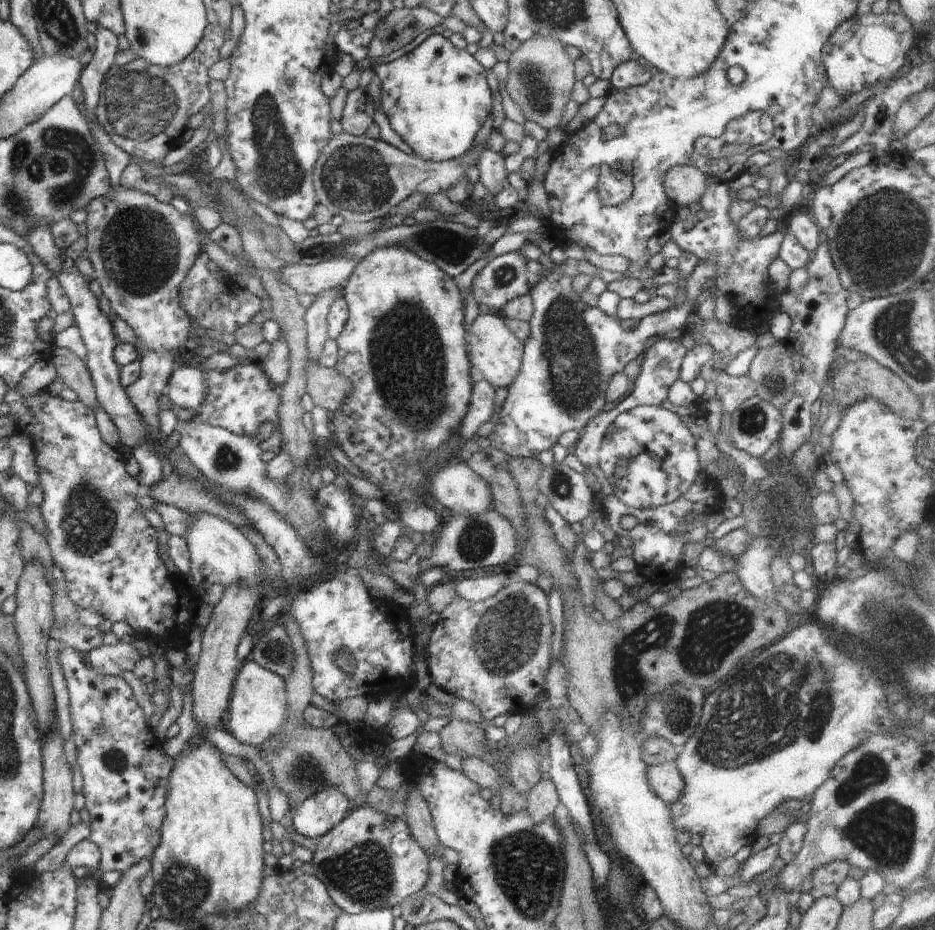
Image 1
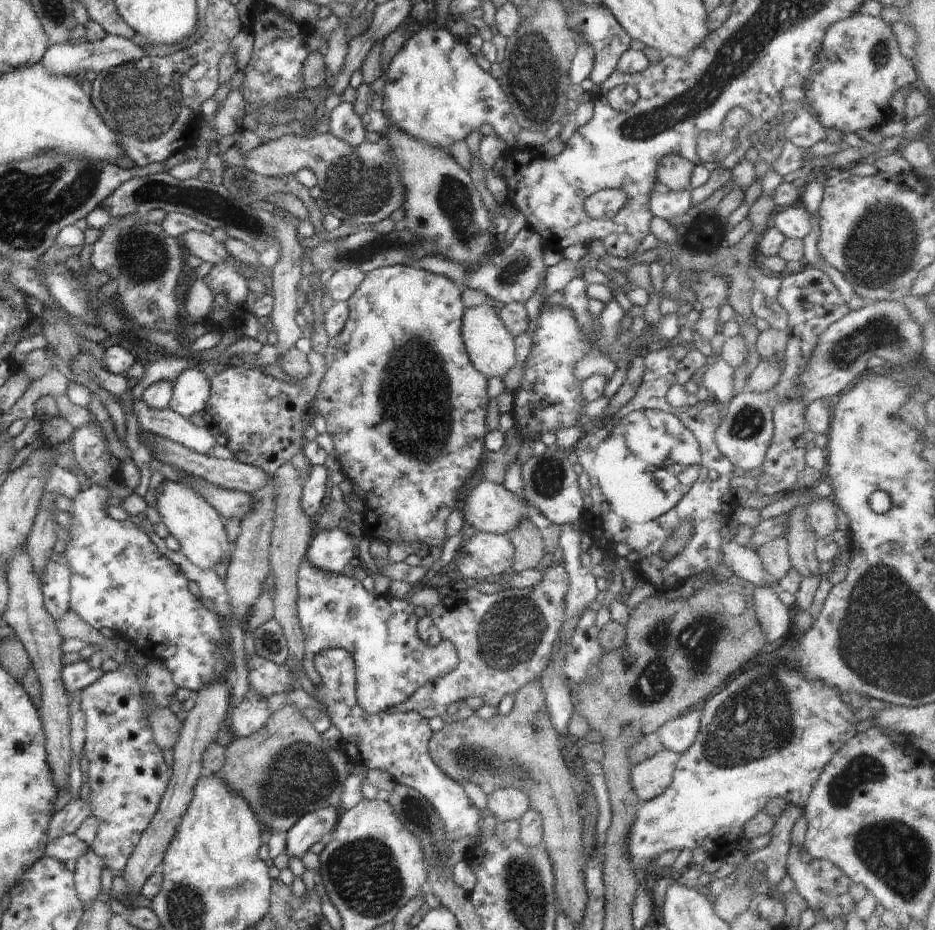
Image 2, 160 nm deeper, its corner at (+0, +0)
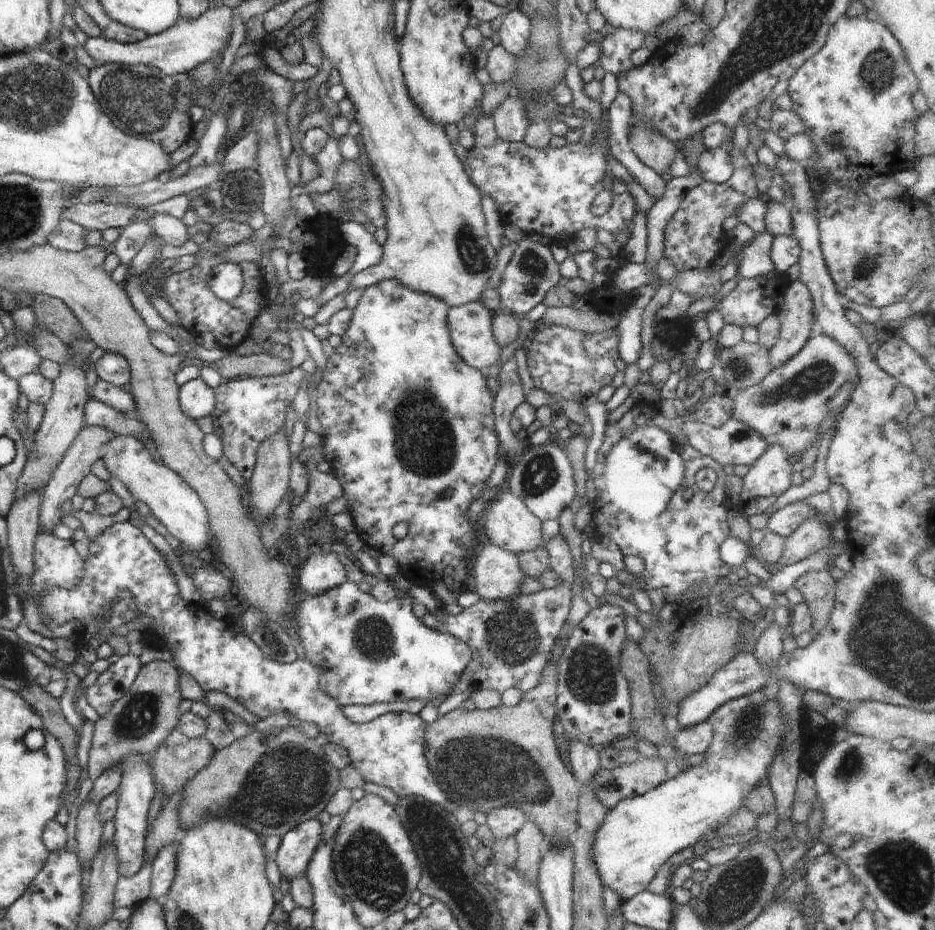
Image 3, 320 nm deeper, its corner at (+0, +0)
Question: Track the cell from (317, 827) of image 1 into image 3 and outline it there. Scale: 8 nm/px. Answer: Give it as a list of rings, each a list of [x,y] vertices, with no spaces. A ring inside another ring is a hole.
[[[316,818],[300,823],[281,836],[273,859],[282,878],[290,882],[305,874],[312,853],[321,841],[322,833],[322,823]]]

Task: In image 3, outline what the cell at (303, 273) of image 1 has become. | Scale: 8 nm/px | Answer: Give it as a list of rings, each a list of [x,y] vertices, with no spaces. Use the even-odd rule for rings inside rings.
[[[146,208],[137,210],[136,222],[148,222],[154,235],[163,239],[165,244],[182,246],[189,240],[189,229],[180,219],[165,213],[149,216]]]

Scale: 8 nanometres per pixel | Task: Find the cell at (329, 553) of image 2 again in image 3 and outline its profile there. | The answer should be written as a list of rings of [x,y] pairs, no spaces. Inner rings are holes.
[[[332,552],[308,557],[299,568],[300,575],[296,580],[300,584],[299,591],[315,597],[348,581],[345,566],[337,555]]]

